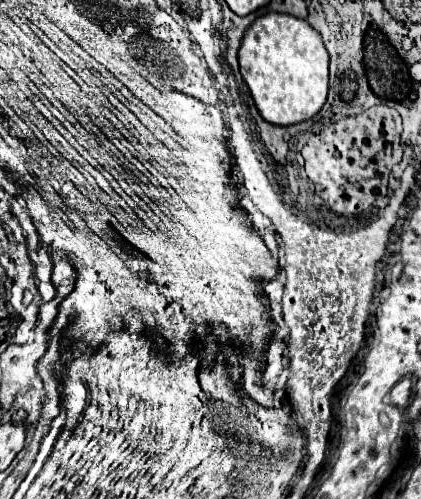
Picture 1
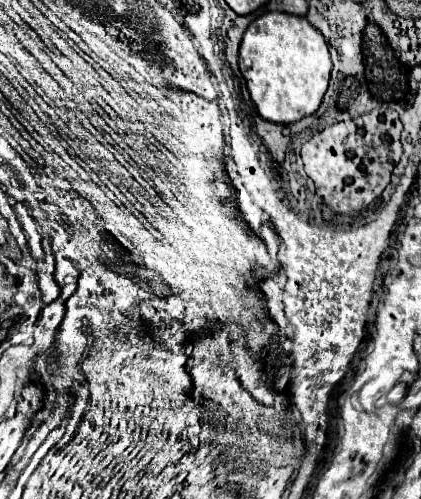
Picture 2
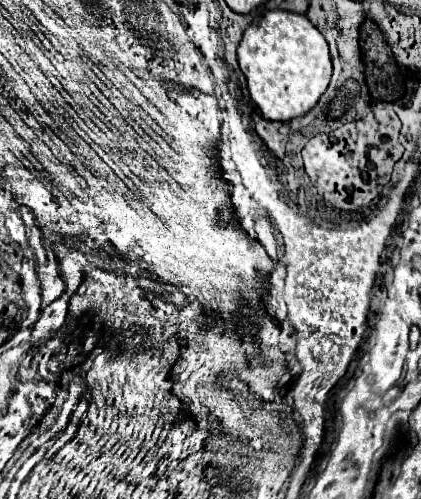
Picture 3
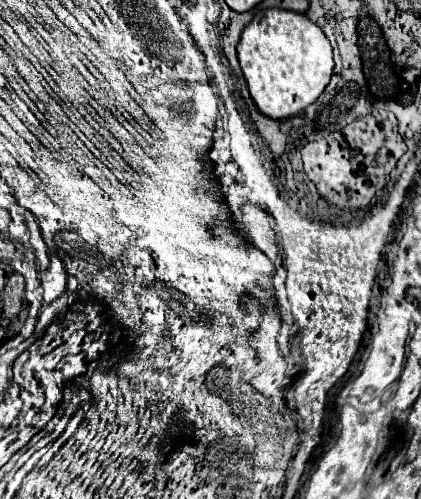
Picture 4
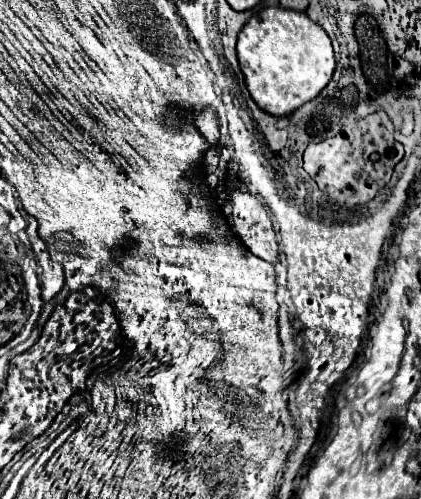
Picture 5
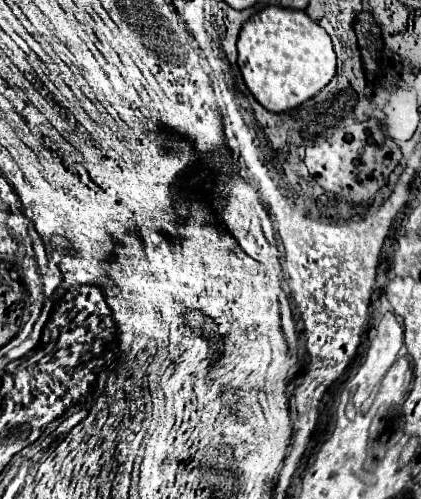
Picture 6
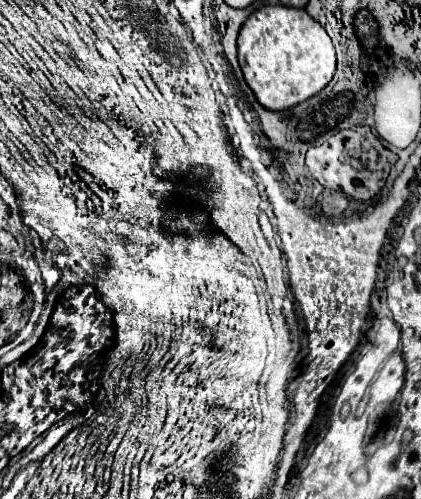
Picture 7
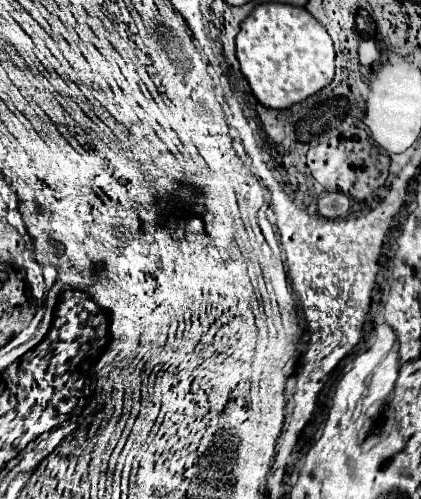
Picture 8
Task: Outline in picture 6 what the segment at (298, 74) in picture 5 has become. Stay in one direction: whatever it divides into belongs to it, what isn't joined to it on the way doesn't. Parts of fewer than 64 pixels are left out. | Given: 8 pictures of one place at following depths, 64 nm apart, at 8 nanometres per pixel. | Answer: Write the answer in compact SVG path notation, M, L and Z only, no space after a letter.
M266 6L240 30L238 66L246 86L266 110L286 112L316 96L334 78L336 54L326 30L304 10Z

